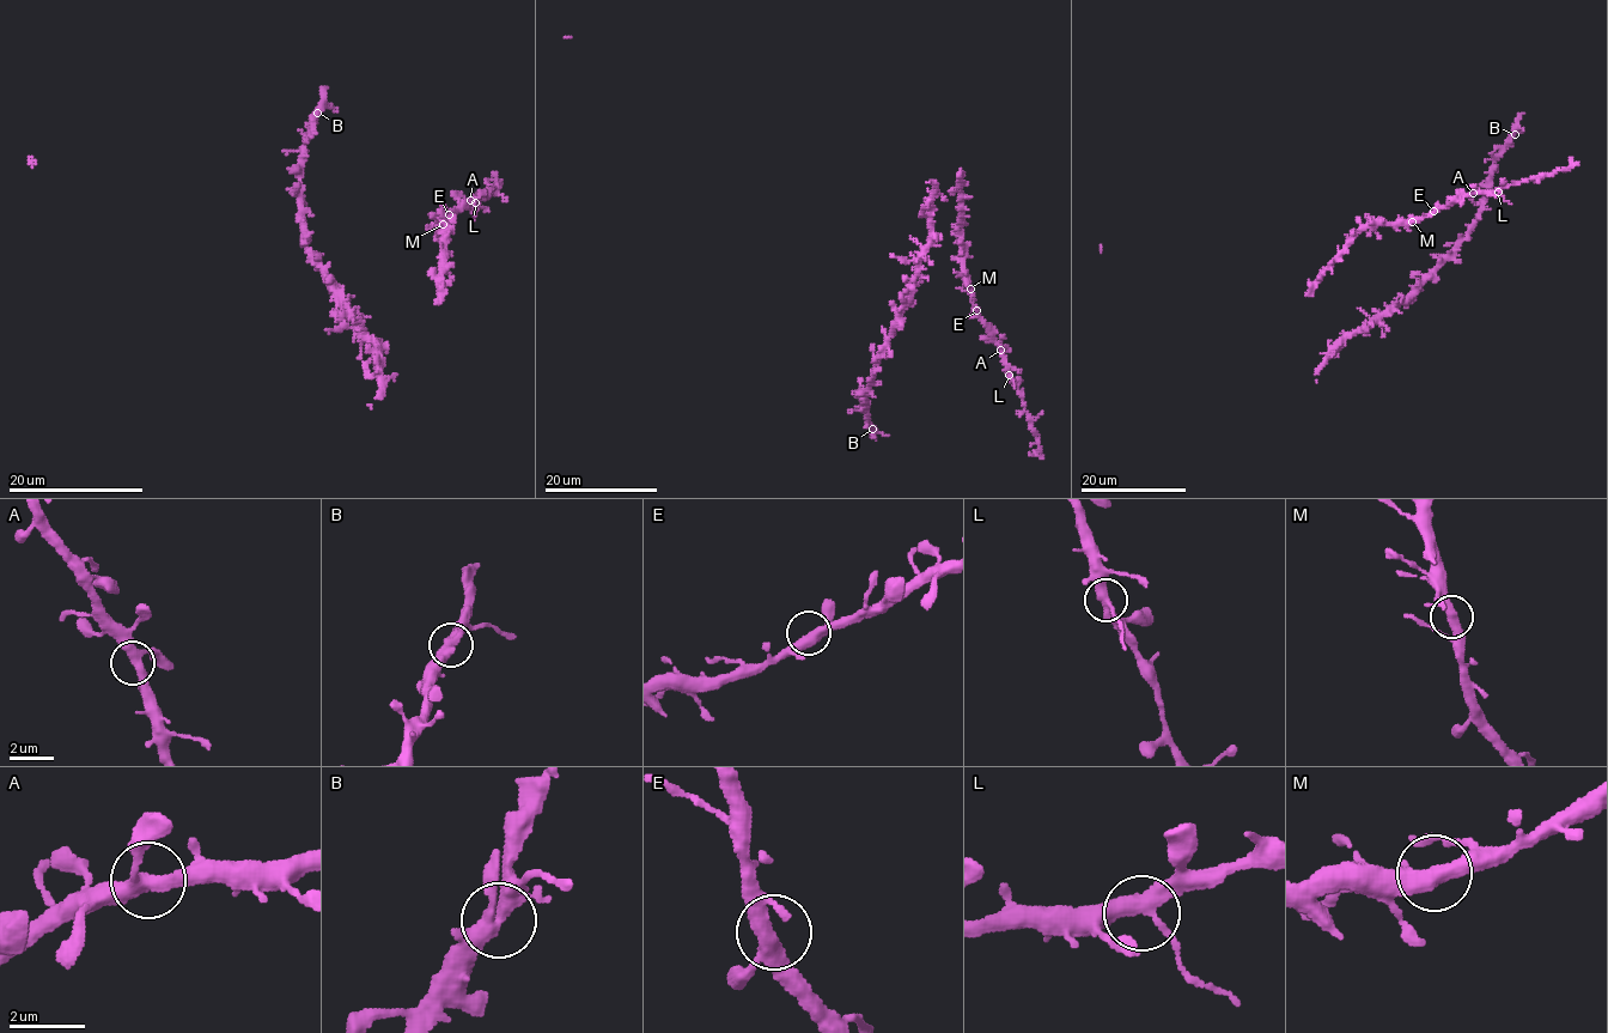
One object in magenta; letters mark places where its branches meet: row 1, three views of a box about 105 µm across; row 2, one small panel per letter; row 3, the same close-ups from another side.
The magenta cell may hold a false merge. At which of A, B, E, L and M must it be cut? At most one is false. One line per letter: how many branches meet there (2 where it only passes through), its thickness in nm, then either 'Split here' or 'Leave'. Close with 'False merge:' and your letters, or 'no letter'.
A: Branches: 3. Thickness 360 nm. Leave
B: Branches: 3. Thickness 360 nm. Leave
E: Branches: 3. Thickness 360 nm. Leave
L: Branches: 3. Thickness 360 nm. Leave
M: Branches: 3. Thickness 360 nm. Leave
False merge: no letter

